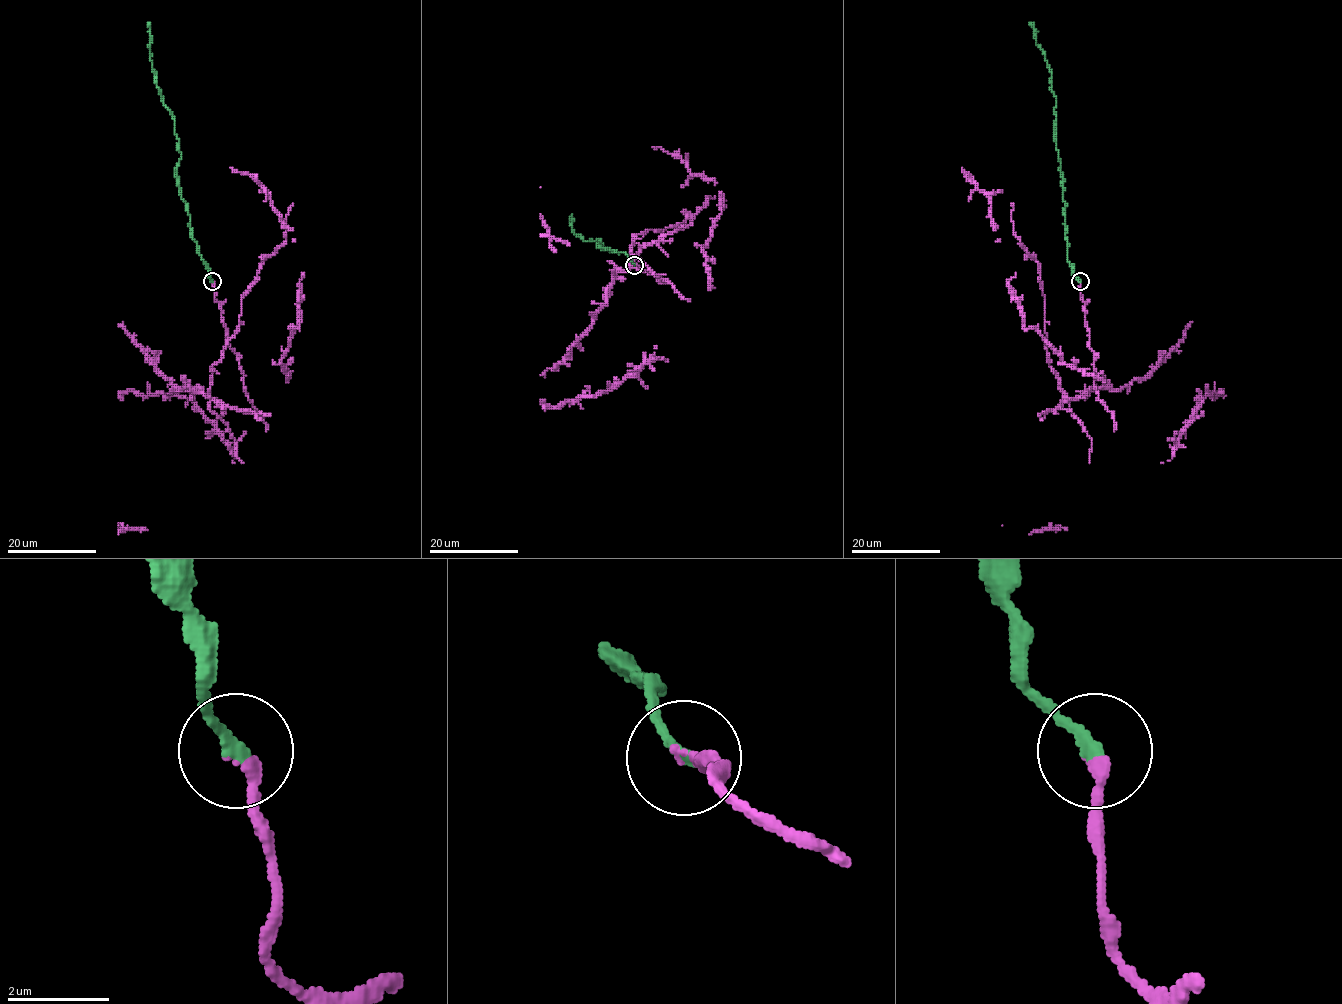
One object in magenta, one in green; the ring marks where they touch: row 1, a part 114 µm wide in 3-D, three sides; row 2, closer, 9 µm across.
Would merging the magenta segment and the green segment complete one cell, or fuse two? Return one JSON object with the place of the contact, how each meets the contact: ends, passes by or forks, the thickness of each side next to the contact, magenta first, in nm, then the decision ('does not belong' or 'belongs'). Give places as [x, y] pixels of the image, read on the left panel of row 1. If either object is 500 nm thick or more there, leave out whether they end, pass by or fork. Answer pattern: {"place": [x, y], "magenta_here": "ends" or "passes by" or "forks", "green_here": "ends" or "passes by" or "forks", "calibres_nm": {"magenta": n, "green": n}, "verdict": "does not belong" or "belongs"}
{"place": [212, 281], "magenta_here": "ends", "green_here": "ends", "calibres_nm": {"magenta": 170, "green": 260}, "verdict": "belongs"}

